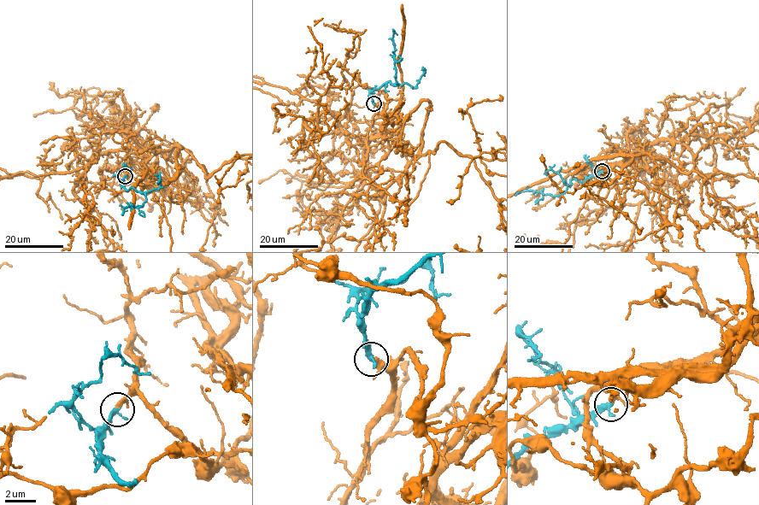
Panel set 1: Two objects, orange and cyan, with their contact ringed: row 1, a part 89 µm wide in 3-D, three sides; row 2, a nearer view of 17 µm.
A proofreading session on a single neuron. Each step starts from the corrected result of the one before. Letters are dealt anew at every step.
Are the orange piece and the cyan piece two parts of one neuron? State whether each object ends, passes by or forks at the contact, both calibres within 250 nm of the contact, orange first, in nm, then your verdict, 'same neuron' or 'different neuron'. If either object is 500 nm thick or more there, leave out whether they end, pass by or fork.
orange passes by | cyan ends | 220/360 nm | same neuron

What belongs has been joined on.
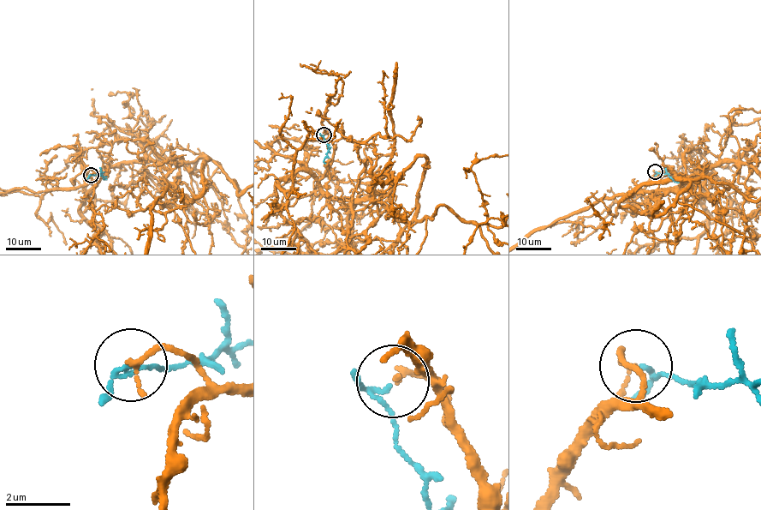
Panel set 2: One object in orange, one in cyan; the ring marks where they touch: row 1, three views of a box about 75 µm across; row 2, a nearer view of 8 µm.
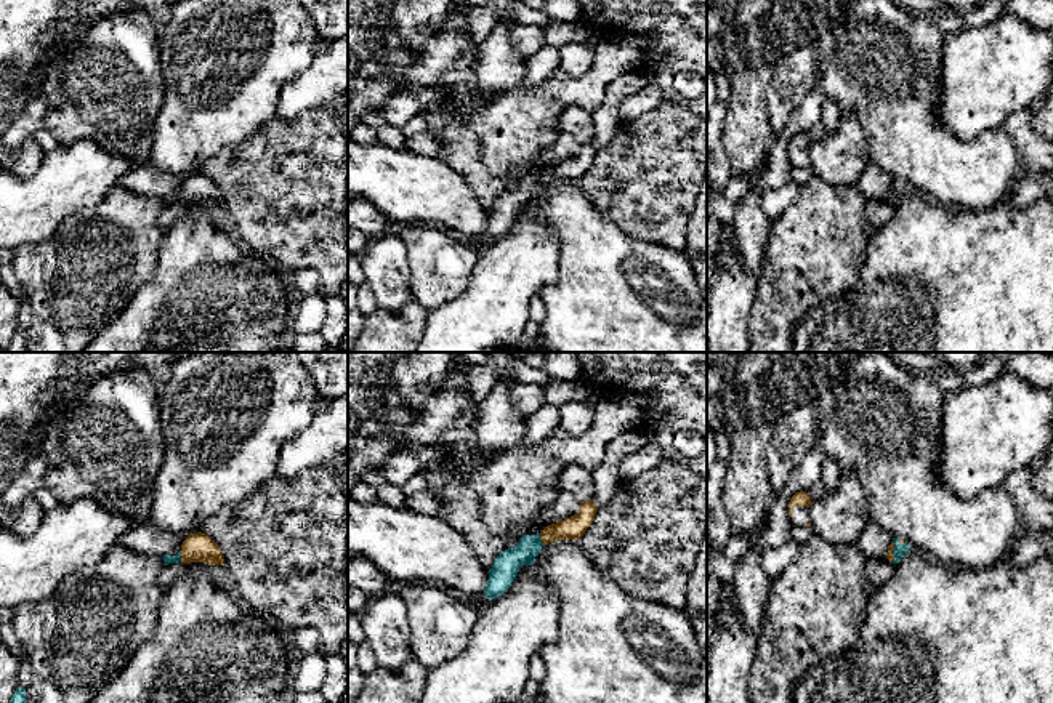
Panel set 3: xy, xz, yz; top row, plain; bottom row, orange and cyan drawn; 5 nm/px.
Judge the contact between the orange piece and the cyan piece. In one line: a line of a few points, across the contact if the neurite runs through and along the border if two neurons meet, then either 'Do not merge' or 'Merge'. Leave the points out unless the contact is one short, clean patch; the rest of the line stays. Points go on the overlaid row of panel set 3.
Line: xz (572, 527), (540, 538), (507, 564). Merge

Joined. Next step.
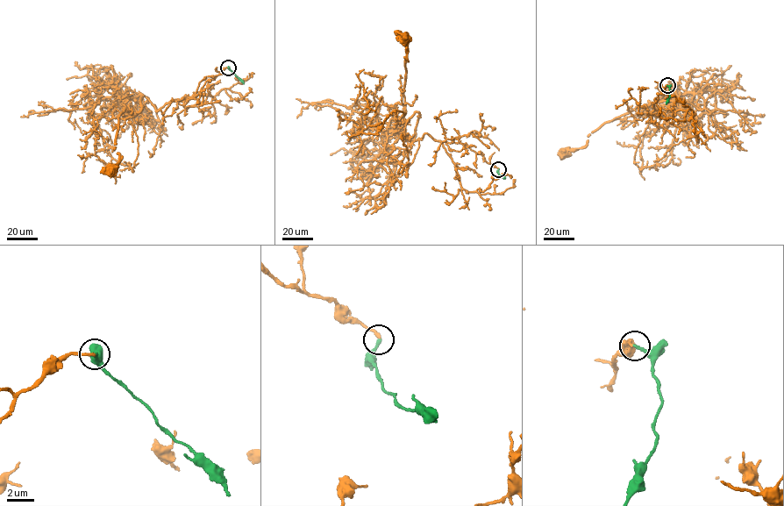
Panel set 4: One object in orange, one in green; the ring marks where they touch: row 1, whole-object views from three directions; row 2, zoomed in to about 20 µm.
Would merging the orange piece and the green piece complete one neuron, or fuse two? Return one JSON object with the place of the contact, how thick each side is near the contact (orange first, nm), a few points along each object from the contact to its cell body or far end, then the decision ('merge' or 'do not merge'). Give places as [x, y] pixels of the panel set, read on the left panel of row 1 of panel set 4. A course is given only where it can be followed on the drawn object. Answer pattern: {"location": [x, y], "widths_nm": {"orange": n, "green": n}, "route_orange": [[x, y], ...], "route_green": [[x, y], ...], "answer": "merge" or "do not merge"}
{"location": [228, 67], "widths_nm": {"orange": 220, "green": 220}, "route_orange": [[228, 67], [201, 91], [156, 111], [144, 95], [126, 100], [115, 138], [119, 160], [110, 169]], "route_green": [[228, 67], [244, 83]], "answer": "merge"}

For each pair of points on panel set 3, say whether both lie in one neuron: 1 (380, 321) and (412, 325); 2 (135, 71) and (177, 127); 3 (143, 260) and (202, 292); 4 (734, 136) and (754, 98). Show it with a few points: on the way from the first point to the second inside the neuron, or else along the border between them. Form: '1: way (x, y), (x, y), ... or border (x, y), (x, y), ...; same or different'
1: way (388, 325), (404, 325); same
2: border (162, 68), (162, 106), (156, 119), (153, 143); different
3: border (165, 231), (157, 252), (156, 271), (133, 297); different
4: way (744, 127), (747, 124), (747, 108); same

